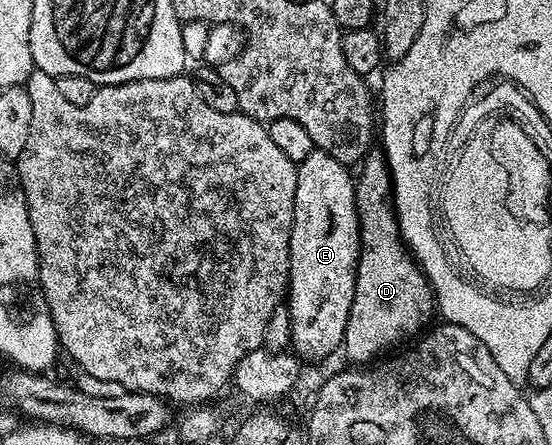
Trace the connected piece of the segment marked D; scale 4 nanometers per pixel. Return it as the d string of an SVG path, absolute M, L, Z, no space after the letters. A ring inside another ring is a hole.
M377 149L370 150L359 170L361 176L356 176L355 186L361 256L357 259L355 297L351 301L343 344L343 352L353 365L368 364L393 349L388 347L395 346L400 339L413 334L416 336L426 326L424 323L435 315L433 287L429 278L421 272L417 260L410 255L409 248L401 239L397 212L393 209L393 178L389 176L384 154Z

